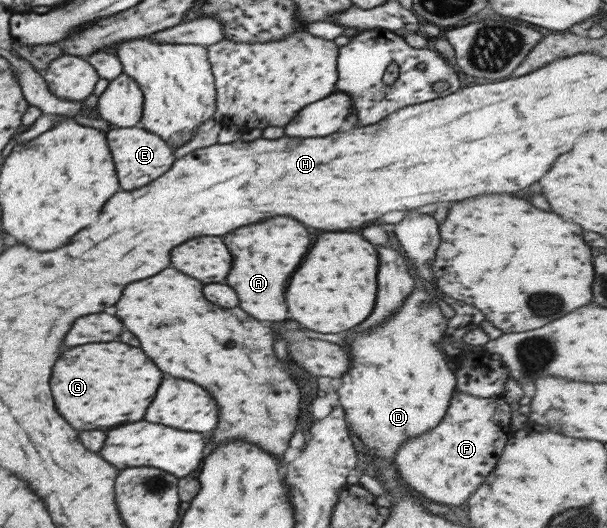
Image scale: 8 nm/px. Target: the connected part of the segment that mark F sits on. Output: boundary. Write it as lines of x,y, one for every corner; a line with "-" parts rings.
454,390
441,422
405,440
395,452
394,470
408,490
417,492
427,501
461,506
479,488
483,478
494,472
495,462
511,436
511,411
503,398
476,398

